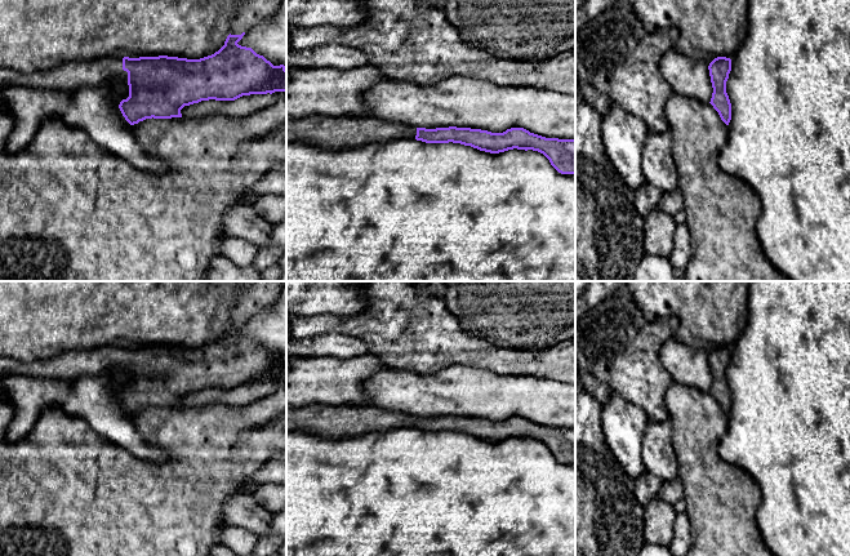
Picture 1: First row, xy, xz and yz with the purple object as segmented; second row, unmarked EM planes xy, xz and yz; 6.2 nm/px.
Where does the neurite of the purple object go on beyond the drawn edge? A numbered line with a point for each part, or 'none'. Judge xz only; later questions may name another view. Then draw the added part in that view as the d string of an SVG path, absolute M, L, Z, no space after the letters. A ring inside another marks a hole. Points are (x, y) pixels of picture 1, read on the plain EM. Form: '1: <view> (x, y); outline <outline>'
1: xz (345, 421); outline M369 405L286 406L286 432L302 431L329 437L352 437L368 432L415 428L417 415Z

